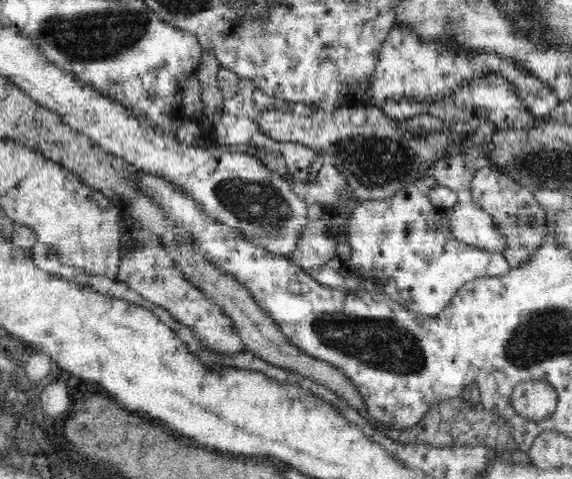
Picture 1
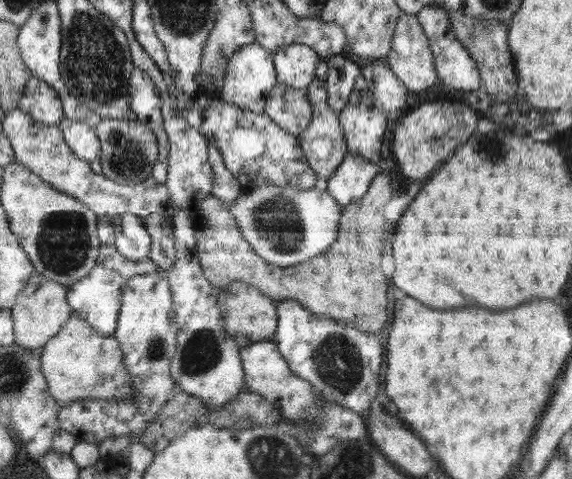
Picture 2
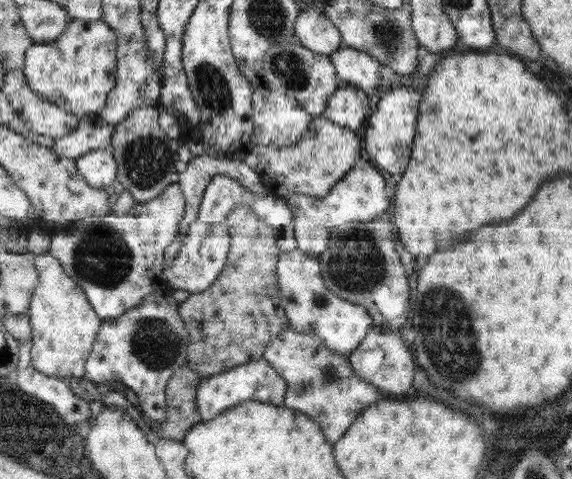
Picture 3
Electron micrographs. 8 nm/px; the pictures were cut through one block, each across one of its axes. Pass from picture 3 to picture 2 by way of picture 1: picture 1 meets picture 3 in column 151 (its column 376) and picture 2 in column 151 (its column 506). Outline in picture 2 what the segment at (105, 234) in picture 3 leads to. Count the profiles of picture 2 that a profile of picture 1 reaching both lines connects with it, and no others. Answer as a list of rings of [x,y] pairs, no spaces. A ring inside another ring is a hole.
[[[100,245],[99,255],[91,273],[72,285],[66,285],[66,298],[75,316],[84,319],[98,334],[112,337],[117,327],[125,284],[133,276],[156,272],[166,273],[151,262],[149,256],[144,260],[131,260],[120,254],[114,245]]]

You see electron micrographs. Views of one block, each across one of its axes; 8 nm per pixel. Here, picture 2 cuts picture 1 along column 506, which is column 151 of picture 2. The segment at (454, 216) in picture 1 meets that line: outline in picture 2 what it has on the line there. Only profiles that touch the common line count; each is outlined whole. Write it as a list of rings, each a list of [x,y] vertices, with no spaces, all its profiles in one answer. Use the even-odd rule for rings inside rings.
[[[116,213],[114,223],[114,246],[126,258],[144,260],[149,256],[151,238],[139,216],[134,213]]]

